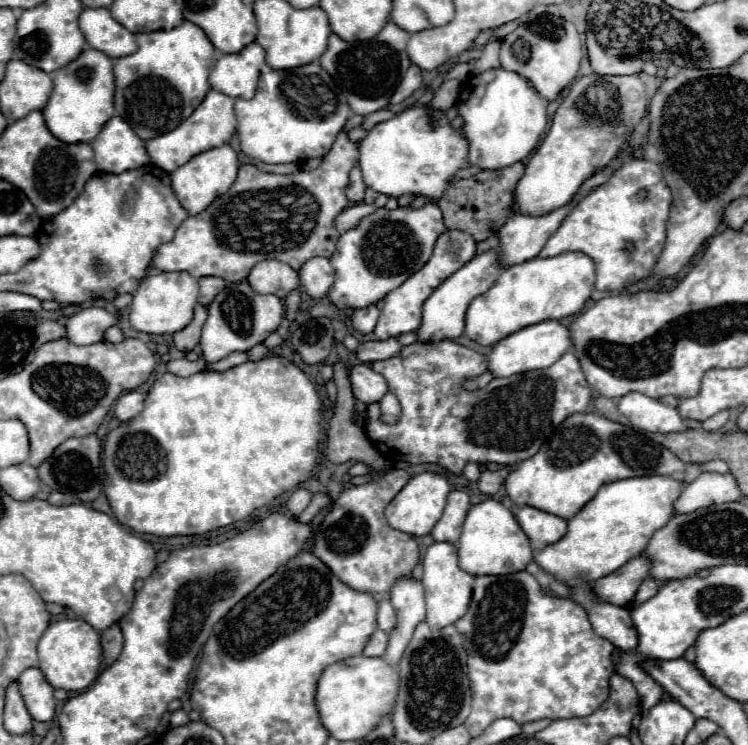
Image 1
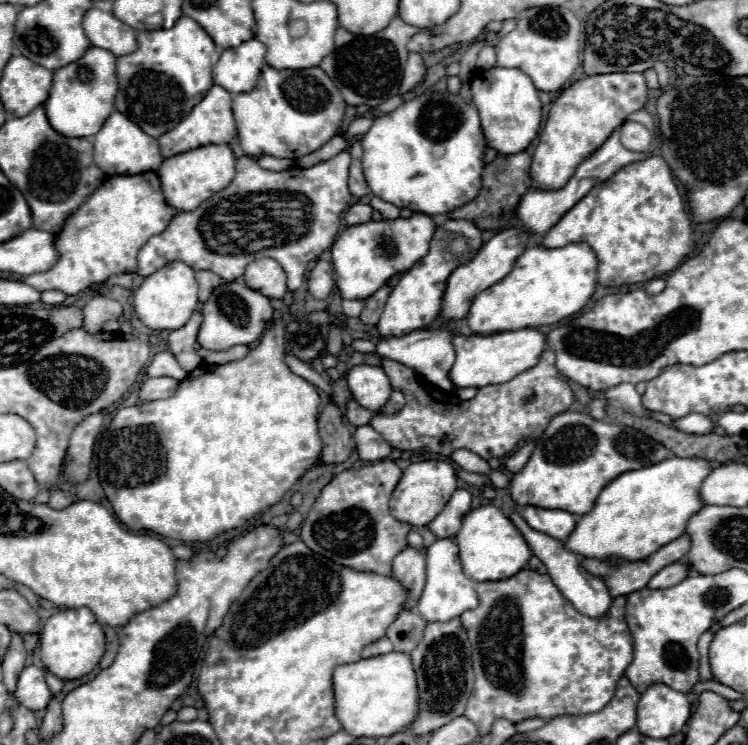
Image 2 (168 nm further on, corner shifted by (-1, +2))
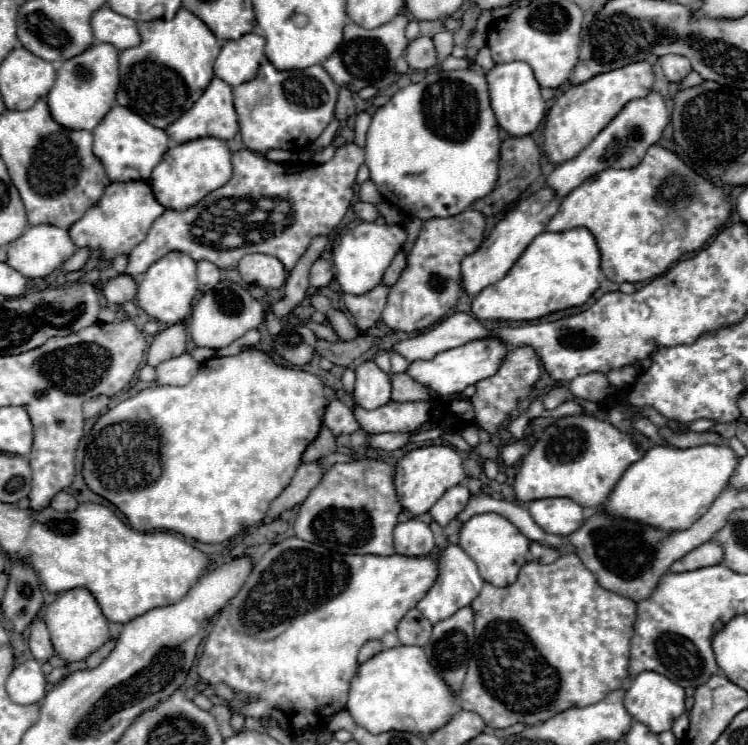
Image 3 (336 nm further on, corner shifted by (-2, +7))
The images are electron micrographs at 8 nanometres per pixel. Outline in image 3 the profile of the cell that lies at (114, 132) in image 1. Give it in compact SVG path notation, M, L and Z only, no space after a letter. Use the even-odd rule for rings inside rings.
M113 106L113 110L109 110L109 114L101 120L101 126L93 130L93 154L101 160L111 182L149 180L153 166L161 162L165 150L169 150L169 144L171 140L163 130L149 126L141 116L123 106Z

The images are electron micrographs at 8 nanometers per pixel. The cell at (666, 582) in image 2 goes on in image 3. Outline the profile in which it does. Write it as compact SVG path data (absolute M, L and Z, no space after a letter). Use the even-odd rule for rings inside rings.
M705 542L699 548L695 548L693 552L685 554L681 560L671 564L671 572L689 572L689 570L699 570L705 566L713 566L719 564L723 560L723 550L717 542Z

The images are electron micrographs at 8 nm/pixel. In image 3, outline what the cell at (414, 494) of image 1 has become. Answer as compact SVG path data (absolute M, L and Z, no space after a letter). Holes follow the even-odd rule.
M427 446L411 450L397 462L395 470L395 490L399 504L413 516L425 514L449 488L459 484L465 476L467 474L463 468L463 460L451 446Z

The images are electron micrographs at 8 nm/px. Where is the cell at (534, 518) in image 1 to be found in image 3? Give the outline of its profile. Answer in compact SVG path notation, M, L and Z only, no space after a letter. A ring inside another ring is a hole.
M545 498L527 504L531 518L549 534L569 536L583 522L583 508L569 498Z

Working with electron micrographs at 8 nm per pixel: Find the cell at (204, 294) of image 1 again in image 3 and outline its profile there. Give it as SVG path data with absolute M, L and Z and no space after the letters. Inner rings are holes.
M201 260L197 262L197 280L199 280L199 290L209 292L221 280L221 270L213 262Z

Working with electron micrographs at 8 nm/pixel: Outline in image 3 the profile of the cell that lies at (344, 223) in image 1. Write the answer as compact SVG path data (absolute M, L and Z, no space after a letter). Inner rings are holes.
M361 200L353 206L353 212L355 212L355 216L357 216L359 220L365 220L365 222L375 222L375 220L379 218L377 208L375 208L373 204L369 204L369 202L361 202Z

